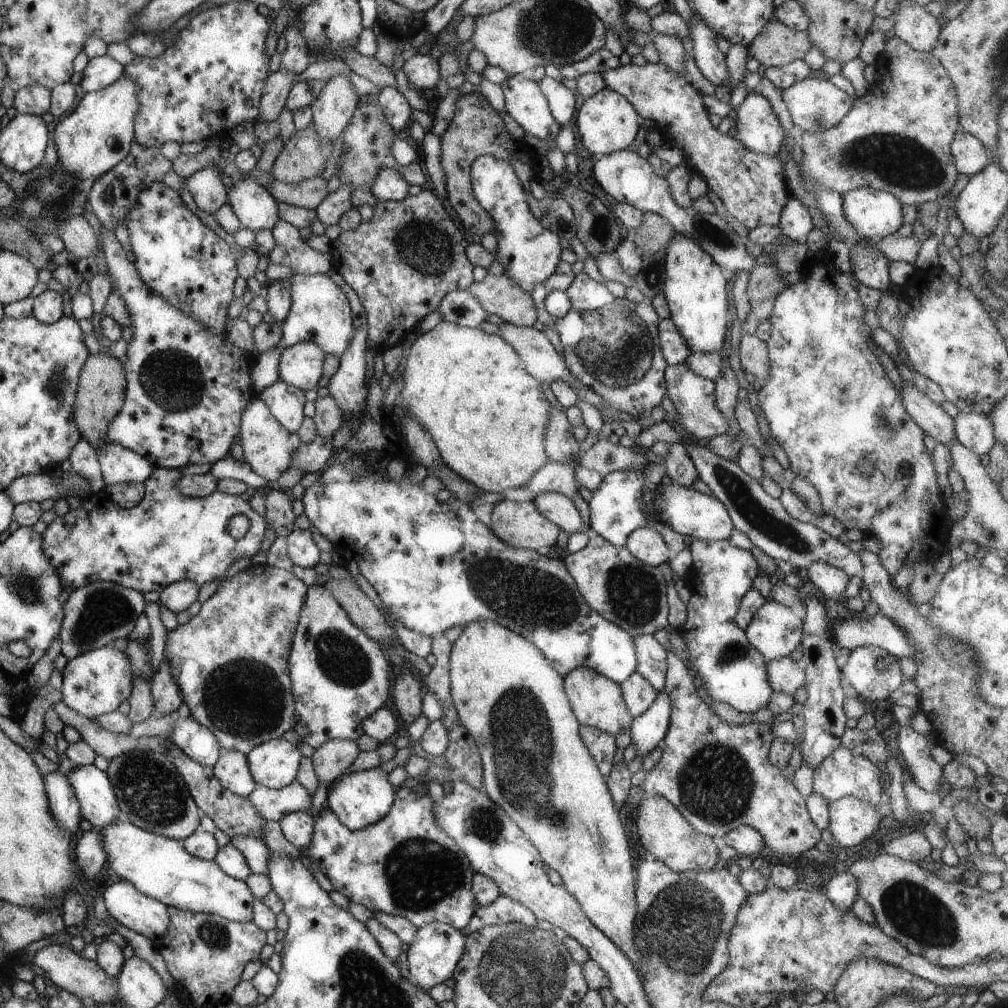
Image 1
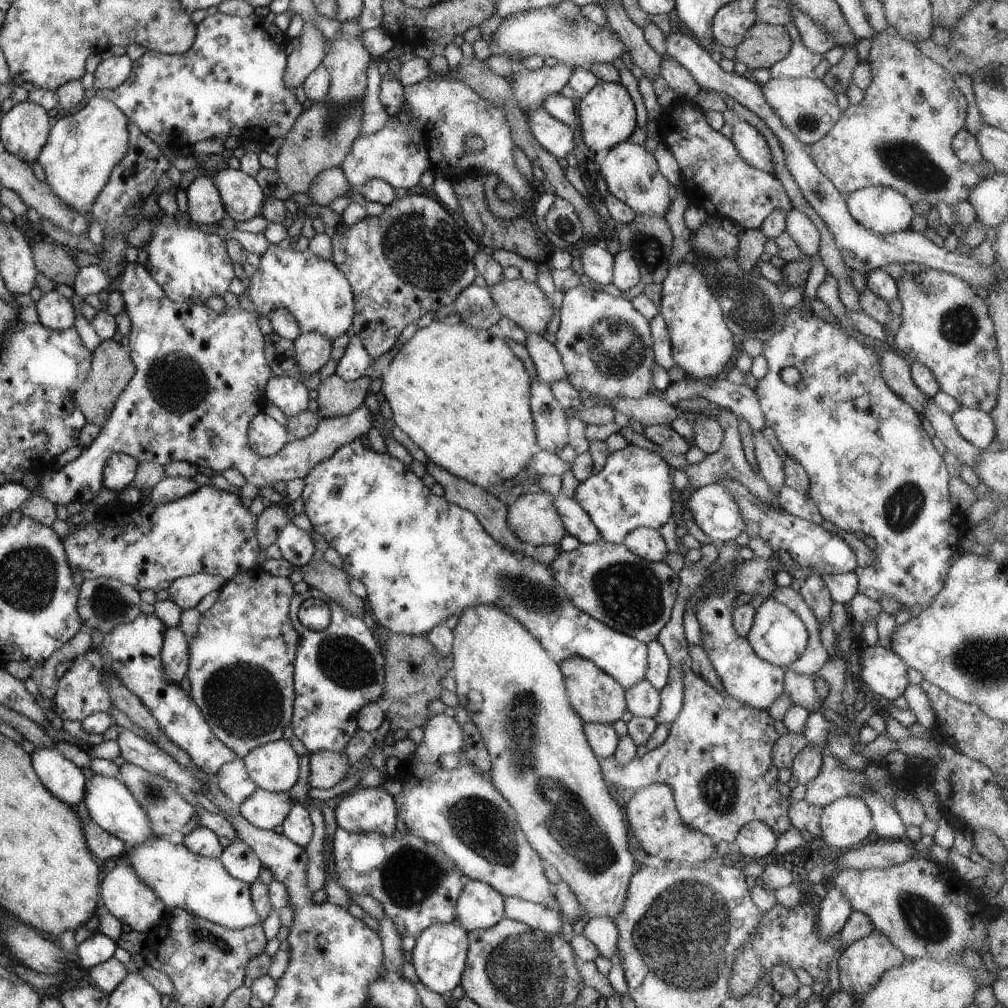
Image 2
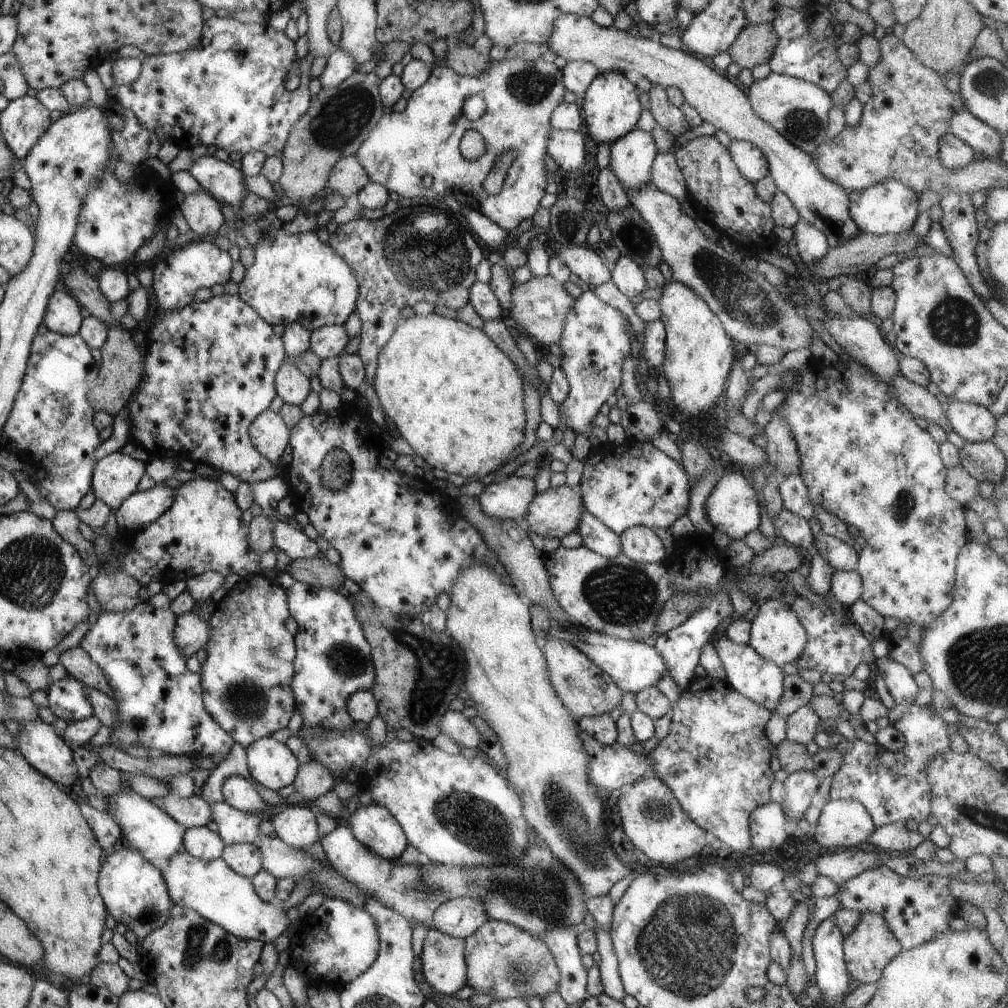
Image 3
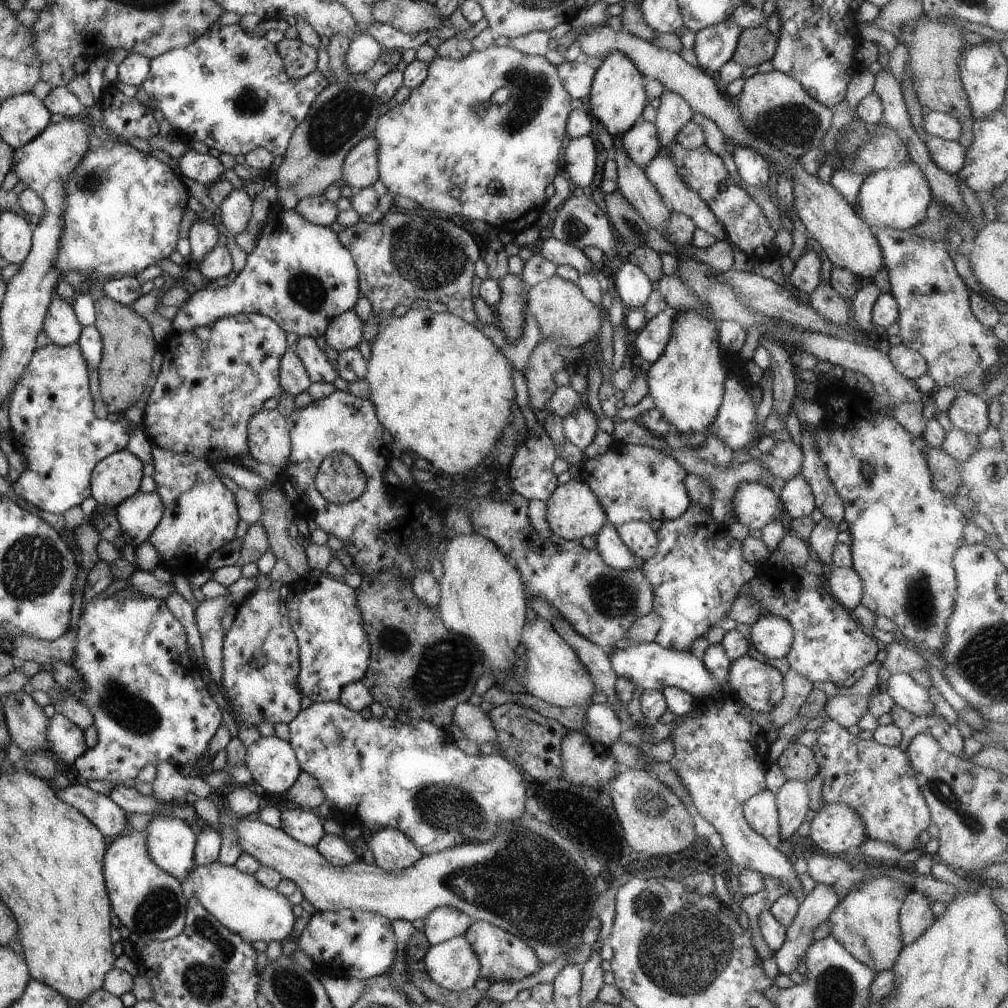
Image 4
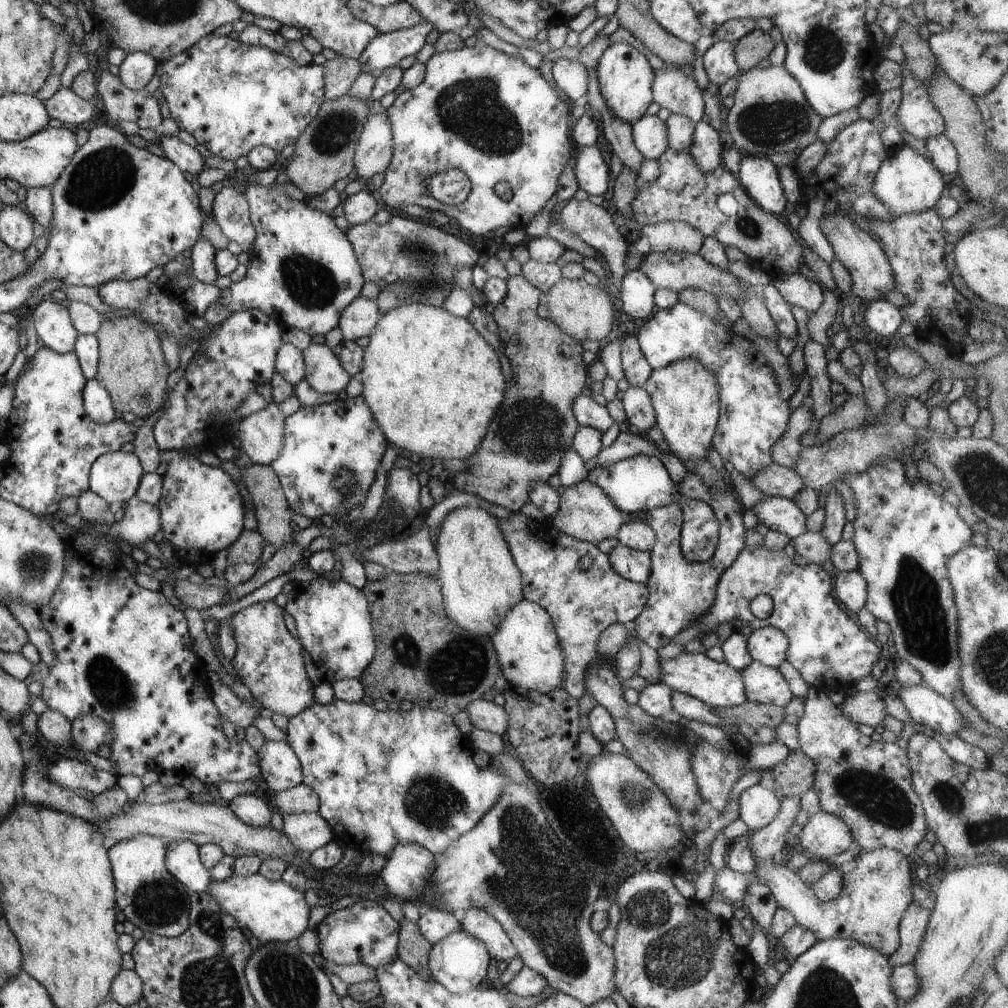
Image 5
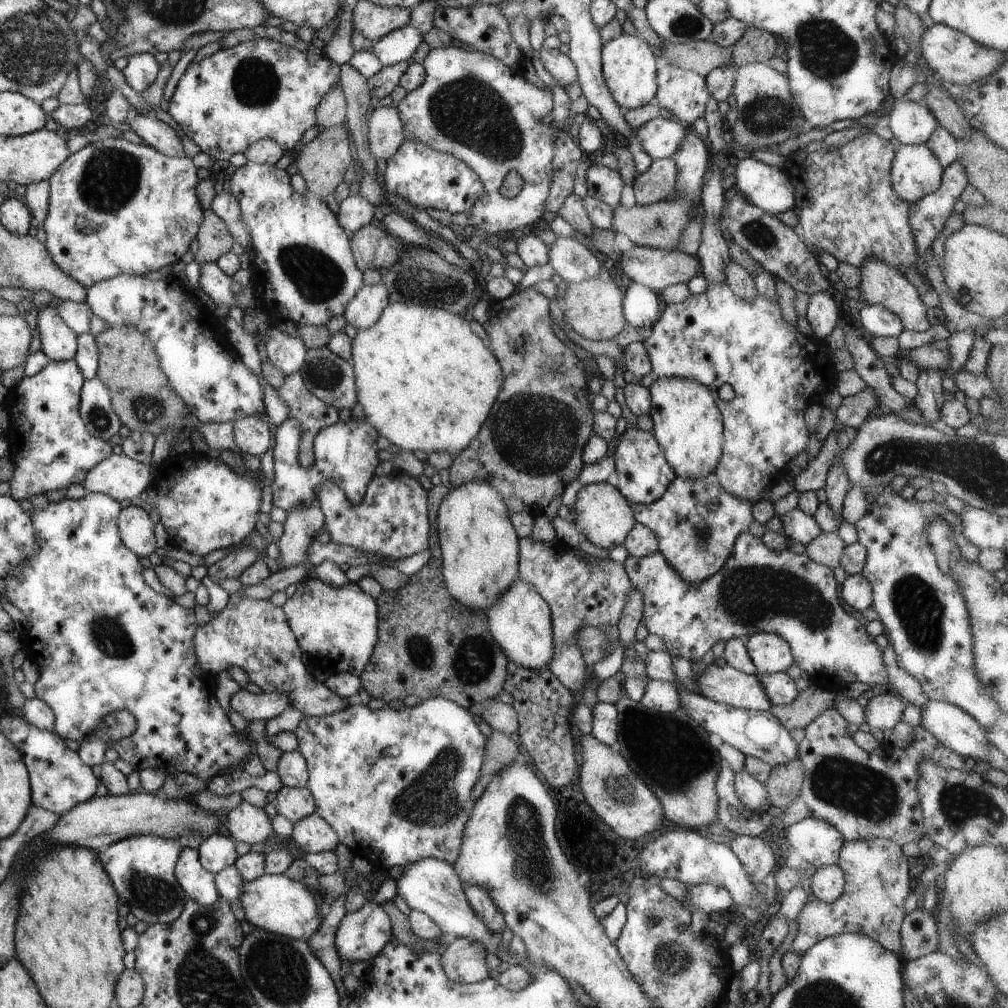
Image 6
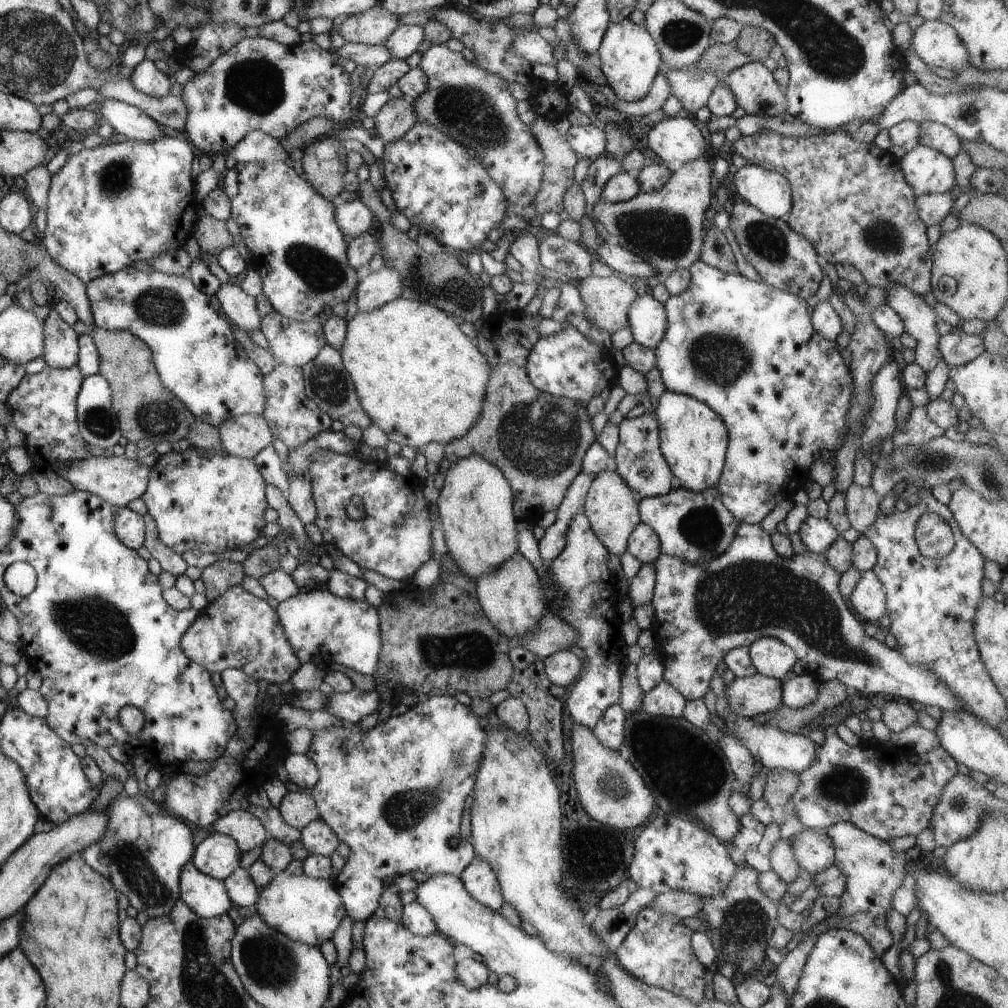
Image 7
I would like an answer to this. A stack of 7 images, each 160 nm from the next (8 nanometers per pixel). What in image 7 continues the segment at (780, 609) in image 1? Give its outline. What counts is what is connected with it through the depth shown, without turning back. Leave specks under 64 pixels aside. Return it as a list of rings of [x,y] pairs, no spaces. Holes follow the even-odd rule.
[[[773,636],[755,640],[749,646],[749,655],[758,673],[779,681],[798,662],[794,650]]]

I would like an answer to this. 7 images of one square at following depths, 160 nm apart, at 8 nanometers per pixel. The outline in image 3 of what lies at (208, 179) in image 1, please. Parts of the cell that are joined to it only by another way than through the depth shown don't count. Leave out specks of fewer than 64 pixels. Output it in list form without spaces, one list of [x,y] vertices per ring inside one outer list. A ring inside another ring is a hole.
[[[206,191],[186,195],[179,209],[191,228],[190,233],[193,238],[213,239],[217,236],[217,230],[225,222],[220,203]]]

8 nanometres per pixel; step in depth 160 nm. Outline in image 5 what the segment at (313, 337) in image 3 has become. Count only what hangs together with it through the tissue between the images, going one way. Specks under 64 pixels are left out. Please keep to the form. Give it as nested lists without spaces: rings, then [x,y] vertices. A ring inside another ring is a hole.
[[[360,296],[342,311],[337,327],[344,341],[355,342],[358,338],[370,336],[380,317],[376,301]]]

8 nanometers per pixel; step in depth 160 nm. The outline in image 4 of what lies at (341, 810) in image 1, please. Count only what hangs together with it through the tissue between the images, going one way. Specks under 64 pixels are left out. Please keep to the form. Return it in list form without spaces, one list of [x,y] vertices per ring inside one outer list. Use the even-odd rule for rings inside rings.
[[[384,828],[378,832],[363,833],[367,848],[366,857],[386,872],[400,871],[422,858],[422,852],[396,828]]]

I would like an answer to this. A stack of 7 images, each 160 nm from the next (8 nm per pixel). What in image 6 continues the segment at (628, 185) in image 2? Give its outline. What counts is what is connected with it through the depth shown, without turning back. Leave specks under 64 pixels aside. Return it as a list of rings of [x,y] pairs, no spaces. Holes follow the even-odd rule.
[[[660,116],[636,129],[634,139],[637,147],[656,160],[672,157],[688,131],[687,125]]]

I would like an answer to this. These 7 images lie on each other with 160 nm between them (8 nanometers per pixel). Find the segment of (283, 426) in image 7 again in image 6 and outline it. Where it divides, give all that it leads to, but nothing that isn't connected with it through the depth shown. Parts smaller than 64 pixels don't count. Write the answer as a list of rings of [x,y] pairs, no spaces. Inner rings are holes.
[[[299,372],[288,375],[287,377],[285,376],[284,384],[276,390],[289,406],[289,417],[298,420],[298,423],[300,423],[300,426],[302,427],[302,438],[300,438],[300,448],[298,448],[298,463],[308,468],[315,463],[313,446],[314,437],[318,434],[318,431],[322,430],[322,428],[326,428],[327,426],[338,422],[340,410],[331,407],[325,402],[322,402],[319,398],[316,398],[305,385]]]

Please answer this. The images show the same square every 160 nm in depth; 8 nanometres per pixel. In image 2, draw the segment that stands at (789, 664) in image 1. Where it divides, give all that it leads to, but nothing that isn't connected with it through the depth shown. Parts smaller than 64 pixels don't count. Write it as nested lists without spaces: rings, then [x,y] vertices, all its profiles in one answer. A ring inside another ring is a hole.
[[[785,667],[784,670],[783,693],[791,698],[793,704],[815,710],[811,712],[823,712],[824,701],[818,698],[812,676],[793,671],[792,667]]]

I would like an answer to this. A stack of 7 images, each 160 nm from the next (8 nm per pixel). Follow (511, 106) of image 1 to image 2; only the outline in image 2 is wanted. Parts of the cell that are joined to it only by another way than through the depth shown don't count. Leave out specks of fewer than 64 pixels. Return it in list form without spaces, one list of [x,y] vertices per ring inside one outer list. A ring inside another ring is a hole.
[[[543,106],[527,115],[527,122],[534,138],[556,158],[565,158],[574,148],[574,134],[567,124],[556,120]]]

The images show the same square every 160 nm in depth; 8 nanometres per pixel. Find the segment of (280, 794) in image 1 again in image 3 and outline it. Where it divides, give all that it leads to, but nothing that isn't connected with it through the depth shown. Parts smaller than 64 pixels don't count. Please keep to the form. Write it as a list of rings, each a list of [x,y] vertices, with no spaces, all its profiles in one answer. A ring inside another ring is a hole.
[[[226,801],[211,804],[213,820],[218,826],[218,834],[226,845],[232,843],[256,844],[262,834],[258,828],[264,820],[272,820],[270,811],[241,811],[232,808]]]

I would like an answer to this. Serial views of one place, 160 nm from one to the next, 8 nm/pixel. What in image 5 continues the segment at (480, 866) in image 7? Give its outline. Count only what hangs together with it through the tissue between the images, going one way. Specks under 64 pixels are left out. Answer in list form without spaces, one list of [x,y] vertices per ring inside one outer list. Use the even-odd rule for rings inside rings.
[[[482,909],[467,910],[460,921],[464,931],[485,944],[491,959],[509,964],[514,956],[519,956],[518,949],[506,931],[486,911]]]

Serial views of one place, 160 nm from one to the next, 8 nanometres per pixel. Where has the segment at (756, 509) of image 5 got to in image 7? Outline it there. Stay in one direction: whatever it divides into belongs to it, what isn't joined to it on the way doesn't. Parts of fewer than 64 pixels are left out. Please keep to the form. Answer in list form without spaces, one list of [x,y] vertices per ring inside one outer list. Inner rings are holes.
[[[810,515],[802,521],[798,534],[808,551],[822,554],[840,535],[828,520]]]

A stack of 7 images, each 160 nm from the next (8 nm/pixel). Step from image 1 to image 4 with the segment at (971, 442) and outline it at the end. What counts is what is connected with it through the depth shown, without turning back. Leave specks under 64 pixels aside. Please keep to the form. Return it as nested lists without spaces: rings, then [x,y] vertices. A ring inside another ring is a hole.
[[[962,389],[947,410],[948,418],[957,429],[979,435],[991,425],[987,405],[982,397],[971,395]]]

